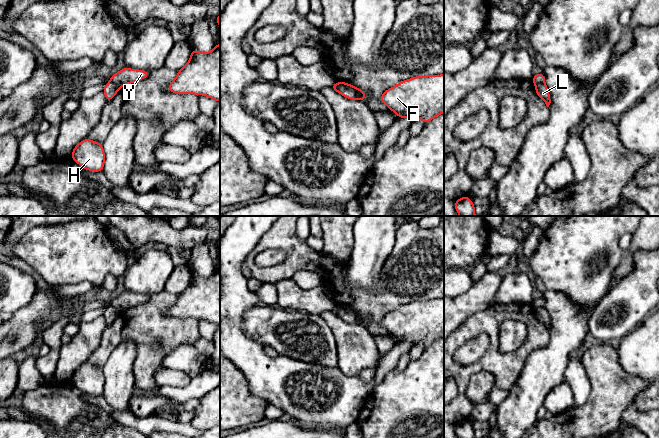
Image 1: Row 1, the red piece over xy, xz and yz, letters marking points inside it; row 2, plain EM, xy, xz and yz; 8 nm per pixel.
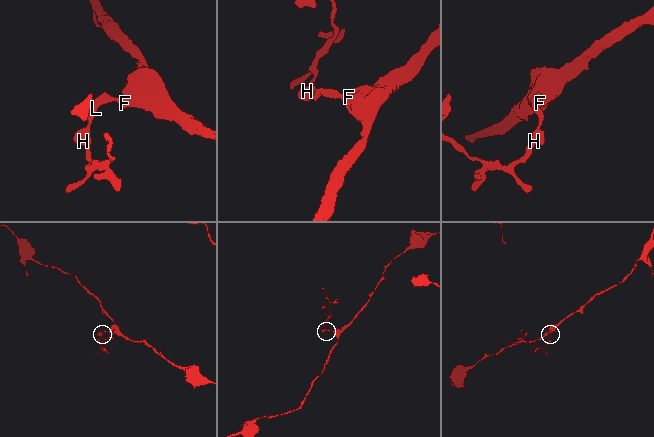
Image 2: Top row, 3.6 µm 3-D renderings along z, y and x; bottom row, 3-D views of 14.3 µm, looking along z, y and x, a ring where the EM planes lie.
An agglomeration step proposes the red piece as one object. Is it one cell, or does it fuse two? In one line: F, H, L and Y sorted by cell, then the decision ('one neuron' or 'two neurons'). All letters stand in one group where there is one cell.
groups F Y / H L; two neurons

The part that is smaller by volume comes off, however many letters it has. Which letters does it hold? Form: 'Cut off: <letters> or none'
Cut off: H, L

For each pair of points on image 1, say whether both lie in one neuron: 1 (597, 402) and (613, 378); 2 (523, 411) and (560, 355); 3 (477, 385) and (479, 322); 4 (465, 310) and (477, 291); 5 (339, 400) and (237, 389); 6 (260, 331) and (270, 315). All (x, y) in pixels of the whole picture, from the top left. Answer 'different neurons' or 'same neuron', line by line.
1: same neuron
2: same neuron
3: different neurons
4: same neuron
5: different neurons
6: same neuron

